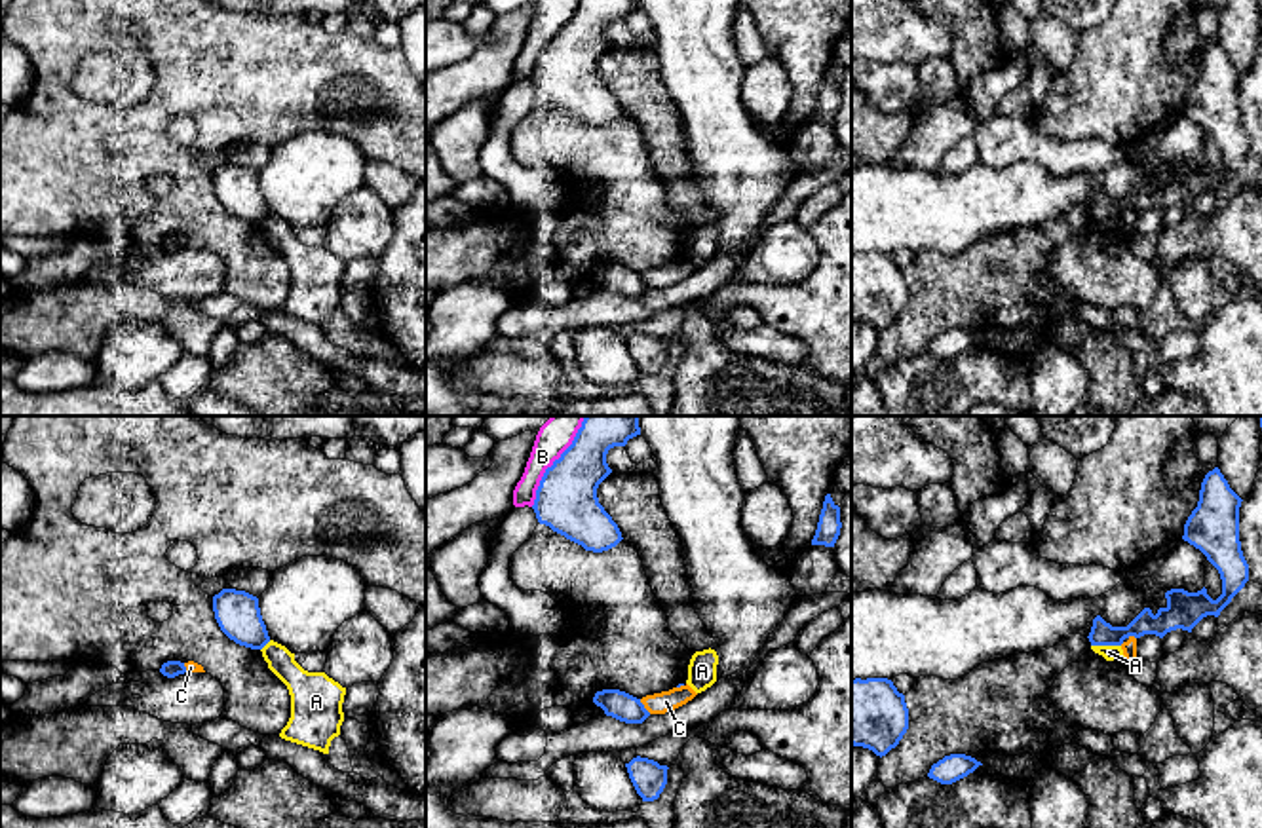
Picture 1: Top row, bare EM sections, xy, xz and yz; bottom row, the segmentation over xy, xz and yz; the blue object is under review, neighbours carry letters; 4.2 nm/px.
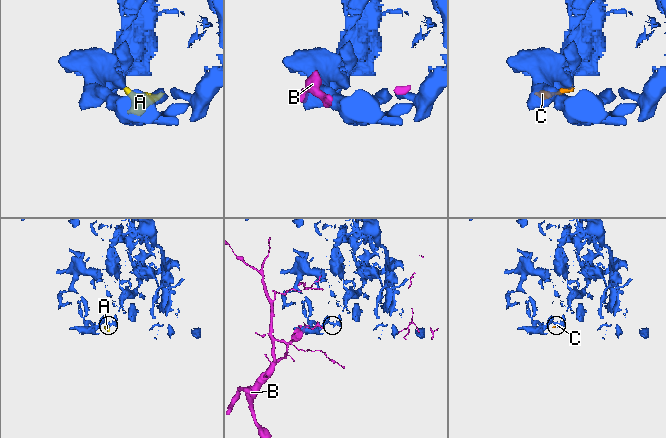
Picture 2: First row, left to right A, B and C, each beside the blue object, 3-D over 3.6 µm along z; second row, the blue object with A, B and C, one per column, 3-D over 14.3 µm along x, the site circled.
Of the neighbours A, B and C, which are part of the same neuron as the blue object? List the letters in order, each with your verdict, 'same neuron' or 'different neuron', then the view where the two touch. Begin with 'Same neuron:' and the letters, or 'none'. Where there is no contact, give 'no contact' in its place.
Same neuron: none
A: different neuron; meets blue in yz
B: different neuron; meets blue in xz
C: different neuron; meets blue in xz

